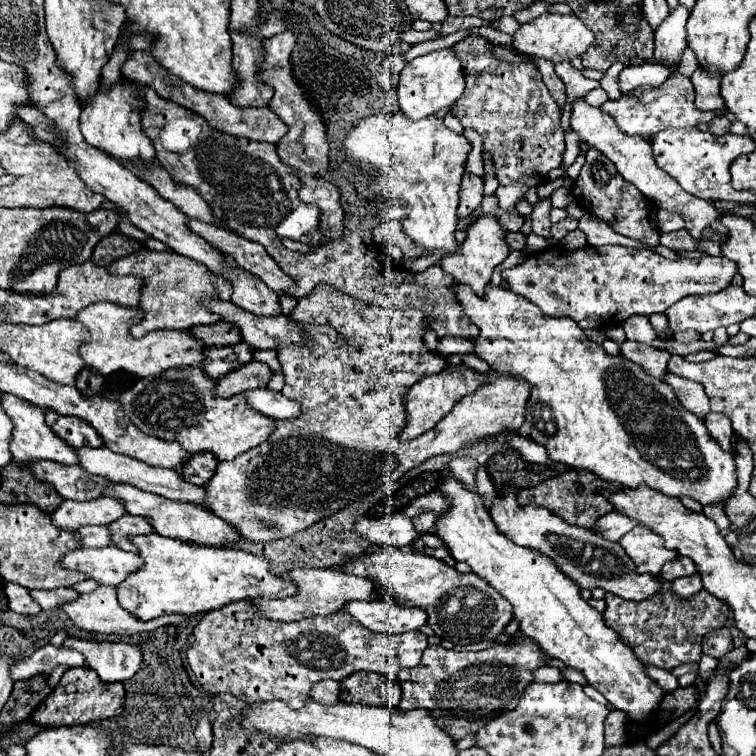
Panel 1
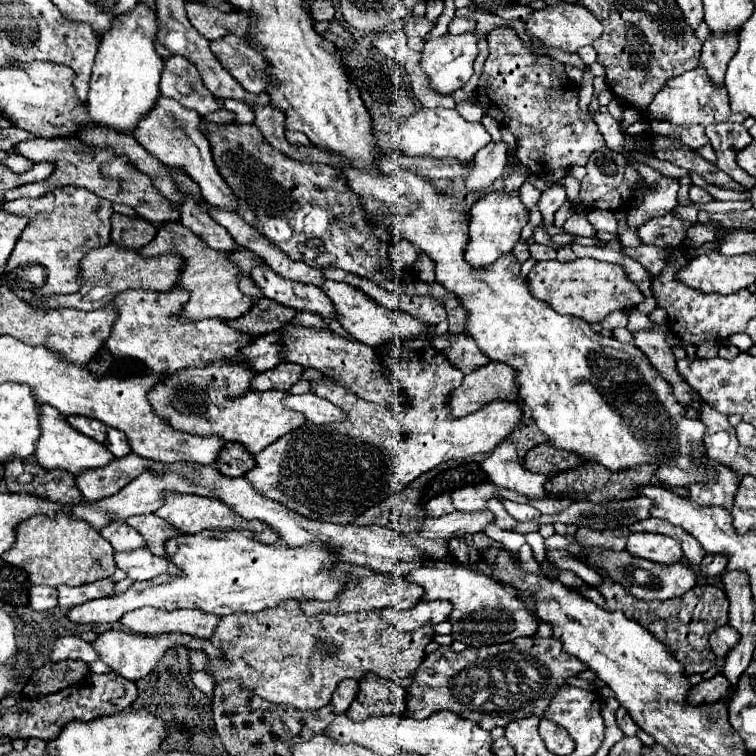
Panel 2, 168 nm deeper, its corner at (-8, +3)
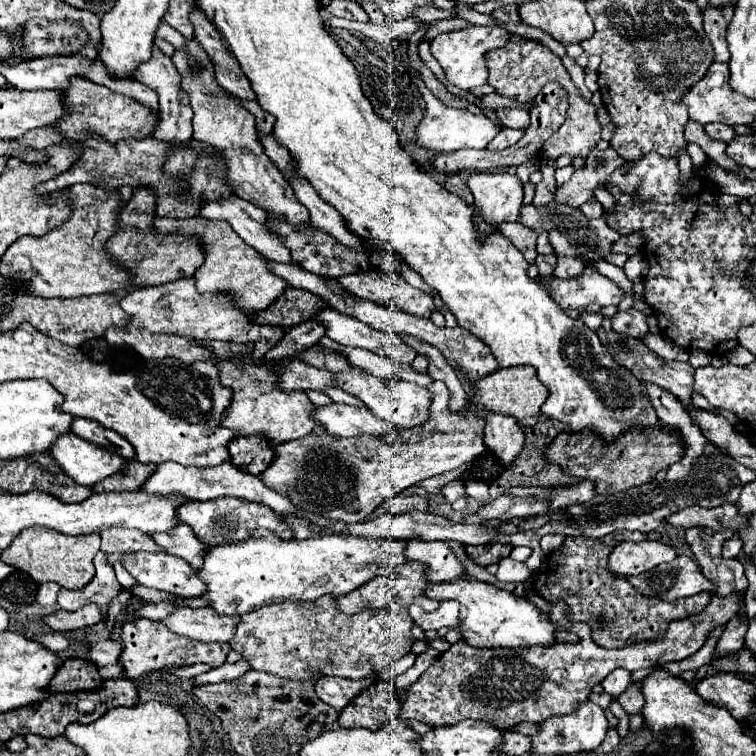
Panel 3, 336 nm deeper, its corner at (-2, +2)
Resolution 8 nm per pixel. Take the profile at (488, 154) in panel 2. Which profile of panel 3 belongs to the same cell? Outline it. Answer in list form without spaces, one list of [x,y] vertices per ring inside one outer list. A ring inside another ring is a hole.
[[[502,128],[500,134],[490,142],[490,150],[502,150],[512,144],[516,144],[524,136],[524,130],[512,130],[512,128]]]

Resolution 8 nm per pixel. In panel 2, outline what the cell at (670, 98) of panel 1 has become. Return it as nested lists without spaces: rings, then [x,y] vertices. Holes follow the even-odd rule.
[[[700,67],[692,69],[692,71],[686,71],[686,73],[670,79],[670,81],[666,81],[664,89],[660,89],[656,93],[656,97],[648,105],[646,113],[648,113],[650,119],[674,123],[674,125],[692,125],[692,123],[710,125],[710,123],[722,123],[722,121],[738,121],[738,123],[742,123],[746,119],[744,113],[732,113],[726,89],[724,87],[716,89],[708,81],[708,75],[704,73],[704,69],[700,69]]]

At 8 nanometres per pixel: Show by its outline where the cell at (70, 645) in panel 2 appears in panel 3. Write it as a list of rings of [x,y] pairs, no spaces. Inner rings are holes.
[[[104,640],[104,642],[98,642],[94,646],[90,646],[90,662],[98,664],[98,666],[106,666],[106,664],[116,664],[118,662],[118,656],[122,652],[122,644],[116,640]]]

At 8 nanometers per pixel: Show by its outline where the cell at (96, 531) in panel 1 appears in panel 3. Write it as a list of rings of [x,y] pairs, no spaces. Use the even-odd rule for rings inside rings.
[[[108,528],[100,532],[102,536],[102,552],[162,552],[150,534],[140,530],[126,530],[126,528]]]

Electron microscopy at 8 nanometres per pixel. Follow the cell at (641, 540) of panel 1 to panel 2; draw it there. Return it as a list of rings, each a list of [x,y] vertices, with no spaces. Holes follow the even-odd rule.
[[[632,533],[626,549],[636,557],[644,557],[660,565],[674,565],[682,559],[680,543],[660,533]]]

